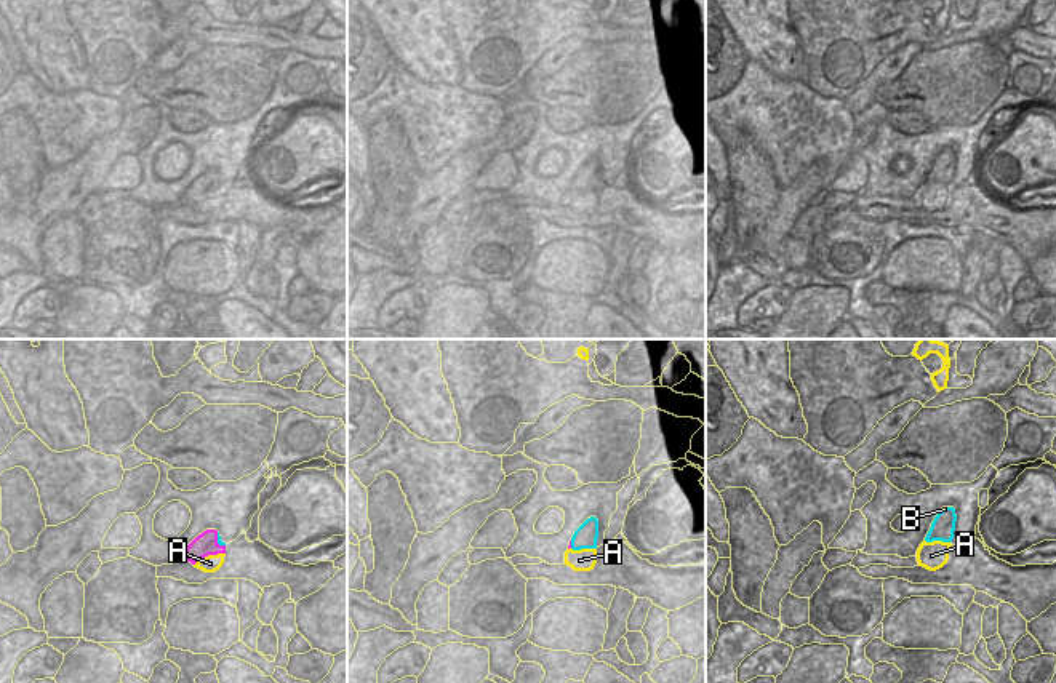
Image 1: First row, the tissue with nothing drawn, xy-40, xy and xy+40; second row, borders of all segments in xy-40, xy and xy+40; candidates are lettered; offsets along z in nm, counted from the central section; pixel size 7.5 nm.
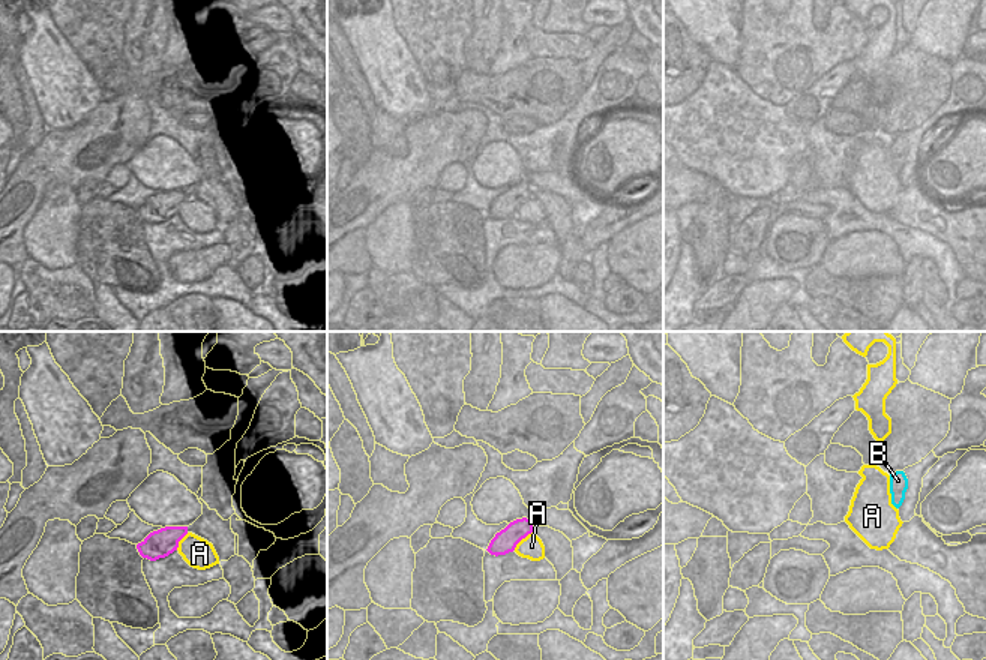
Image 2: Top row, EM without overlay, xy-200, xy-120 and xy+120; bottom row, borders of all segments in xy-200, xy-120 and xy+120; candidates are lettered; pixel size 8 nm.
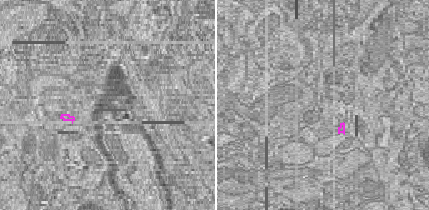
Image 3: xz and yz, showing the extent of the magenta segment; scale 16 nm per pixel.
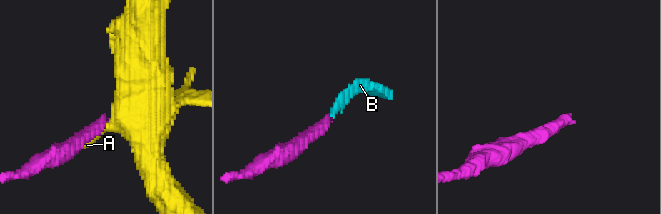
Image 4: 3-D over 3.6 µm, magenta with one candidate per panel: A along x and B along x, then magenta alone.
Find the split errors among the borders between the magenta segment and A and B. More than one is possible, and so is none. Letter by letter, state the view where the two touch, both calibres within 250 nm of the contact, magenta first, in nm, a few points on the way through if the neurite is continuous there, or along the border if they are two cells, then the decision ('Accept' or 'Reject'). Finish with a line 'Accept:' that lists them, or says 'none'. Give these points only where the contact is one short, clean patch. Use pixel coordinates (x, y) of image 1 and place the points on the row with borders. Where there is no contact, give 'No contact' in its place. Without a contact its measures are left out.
A: Touches magenta in xy-40. Thickness 170 nm (magenta) against 130 nm. Boundary: xy-40 (224, 552), (205, 555), (194, 565). Reject
B: Touches magenta in xy-40. Thickness 170 nm (magenta) against 30 nm. Accept
Accept: B.

